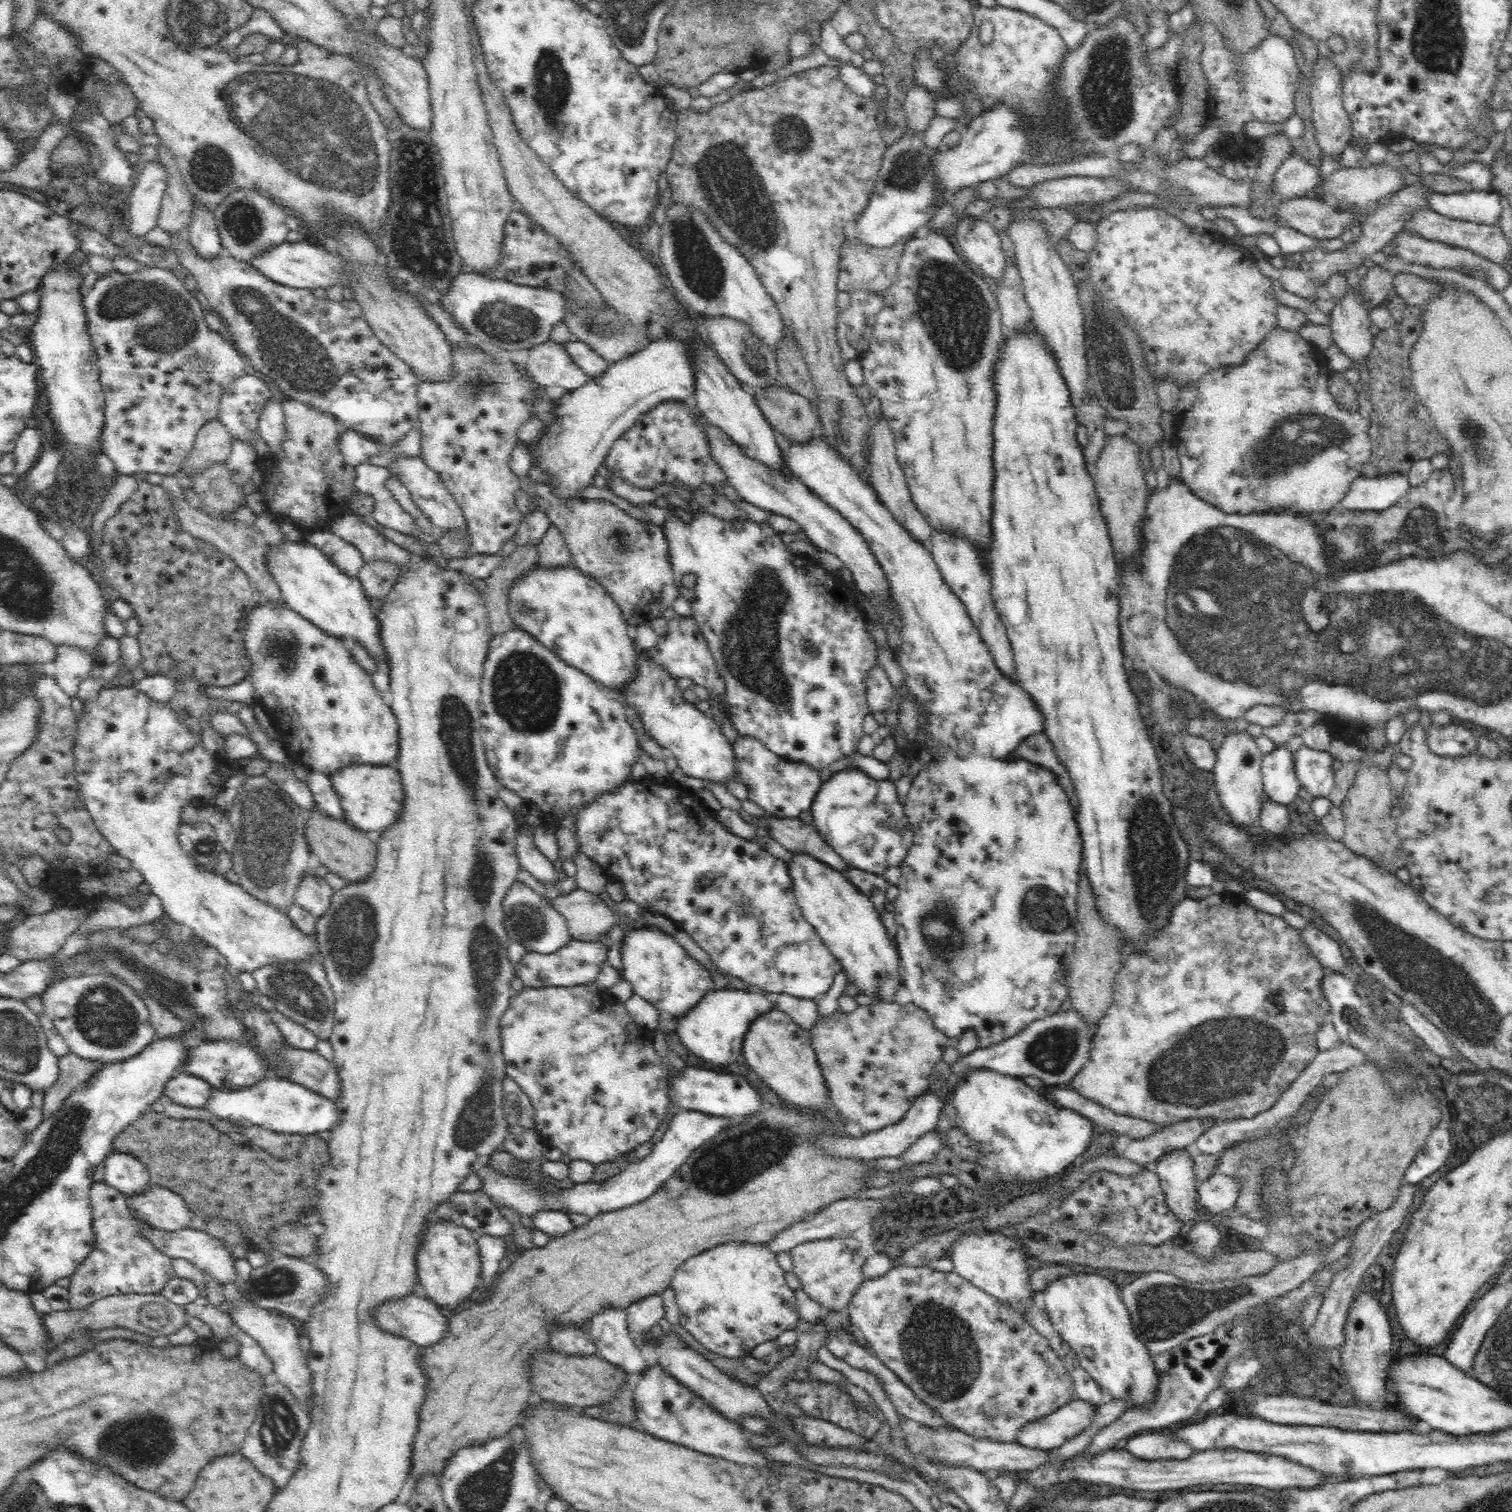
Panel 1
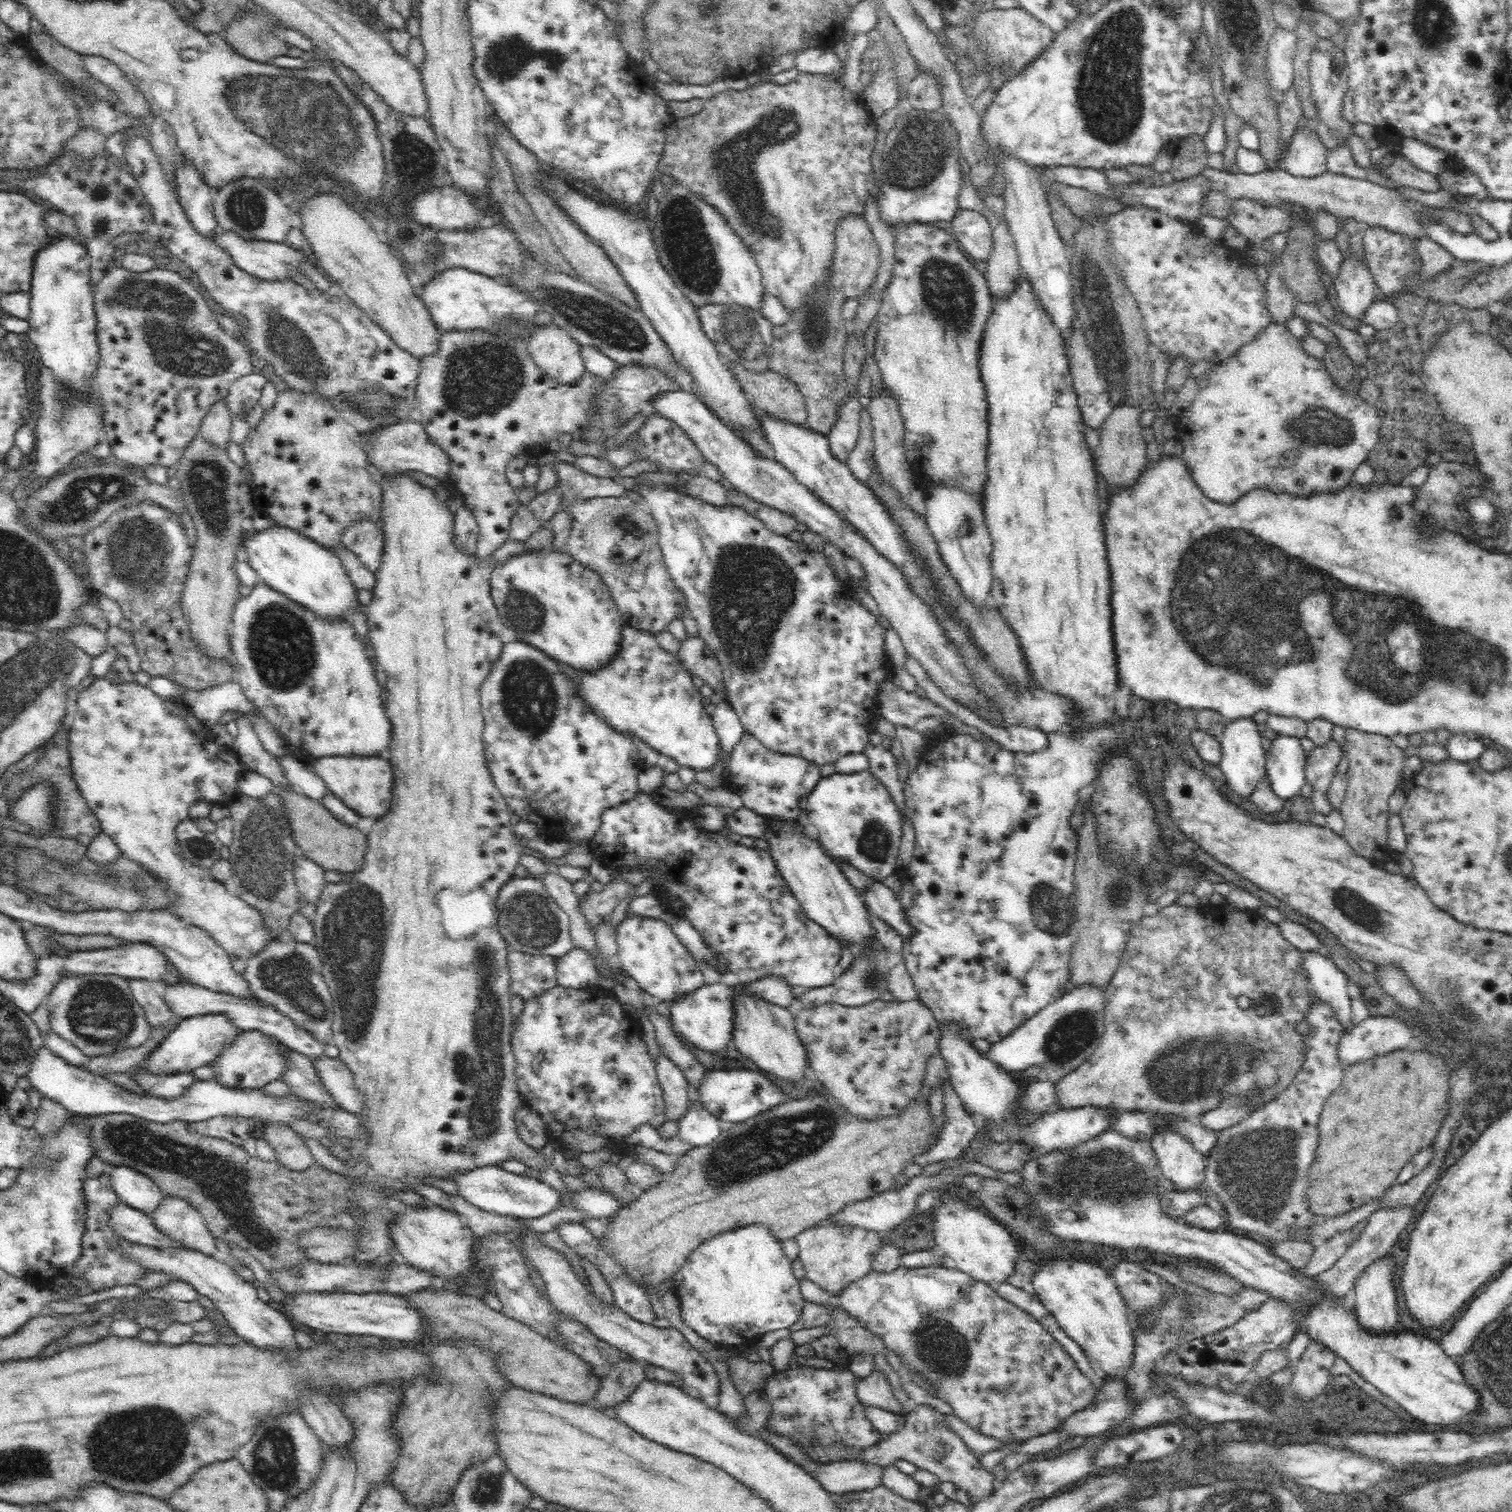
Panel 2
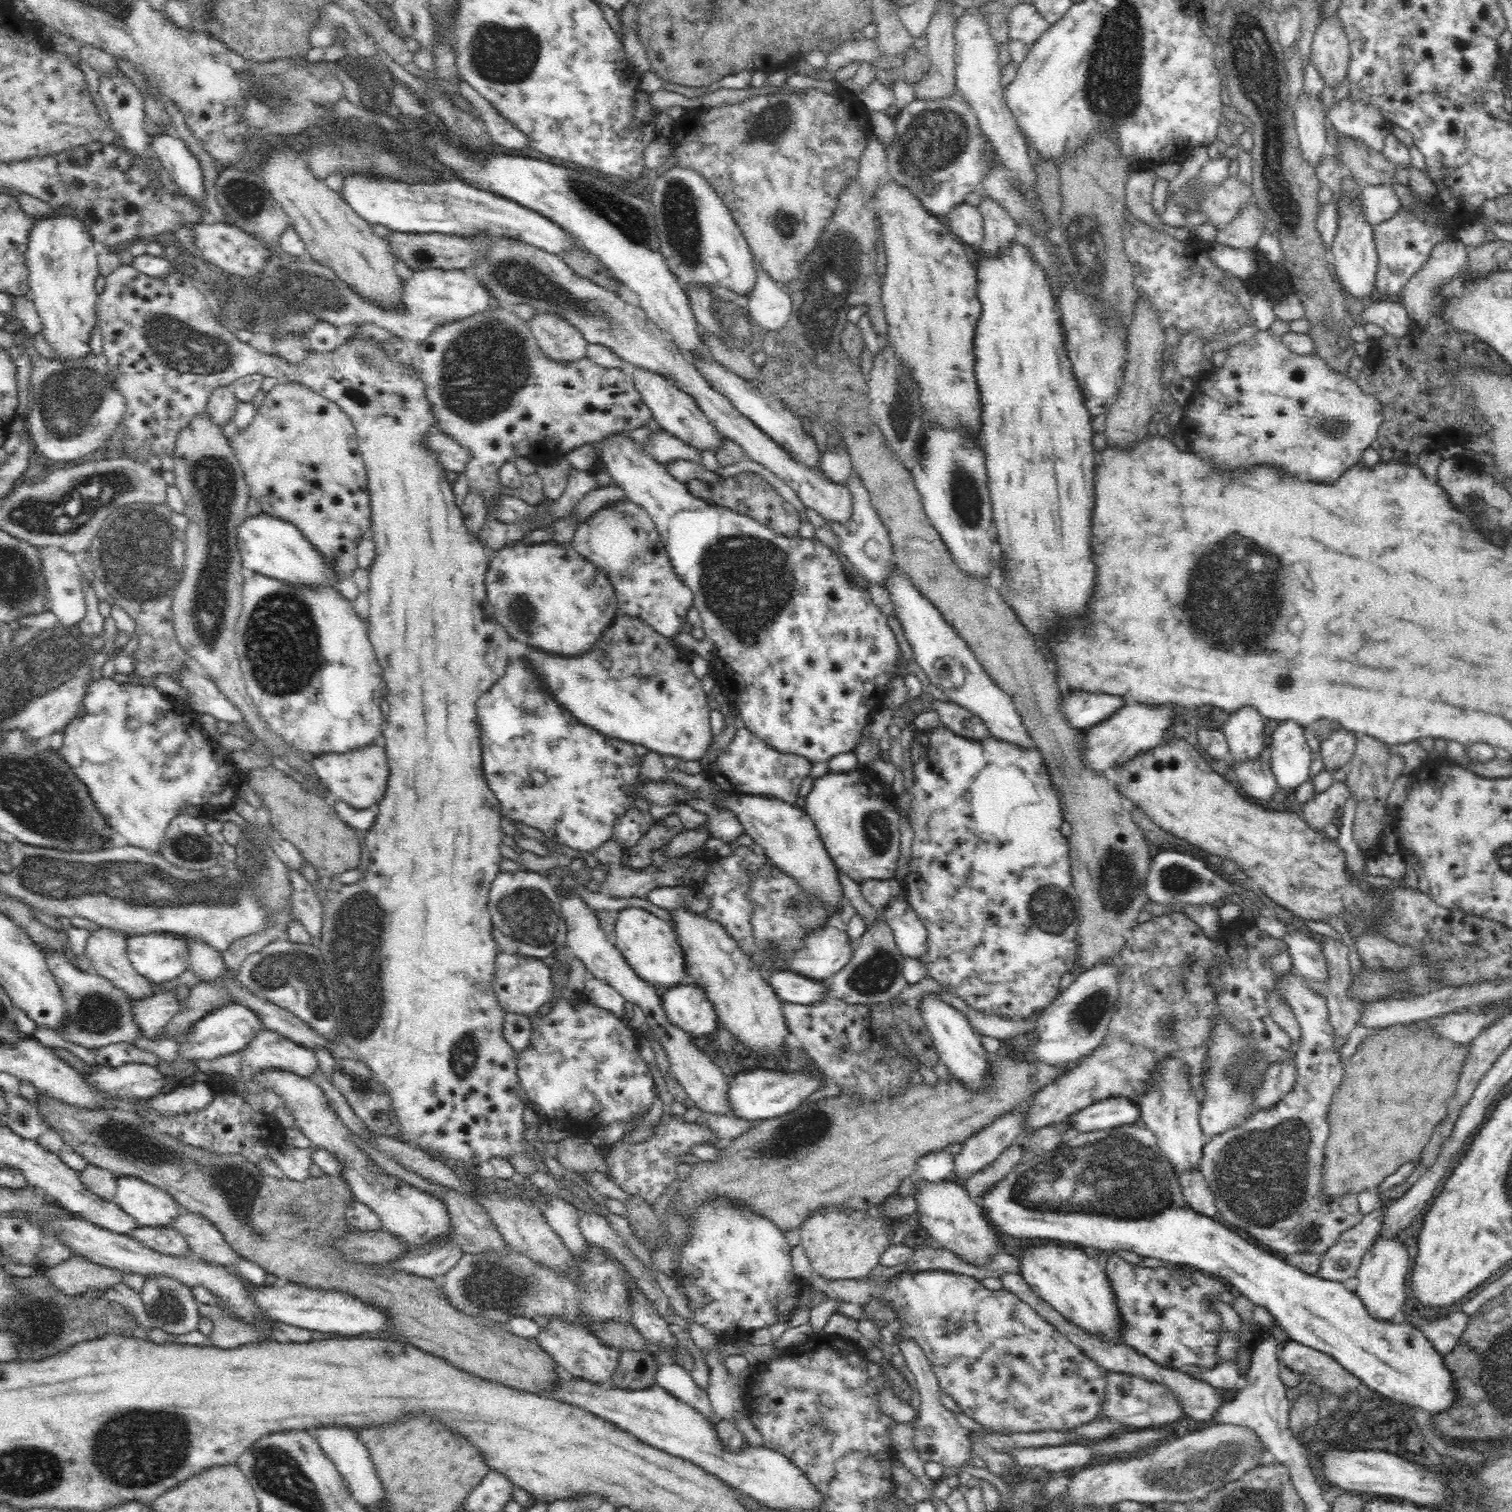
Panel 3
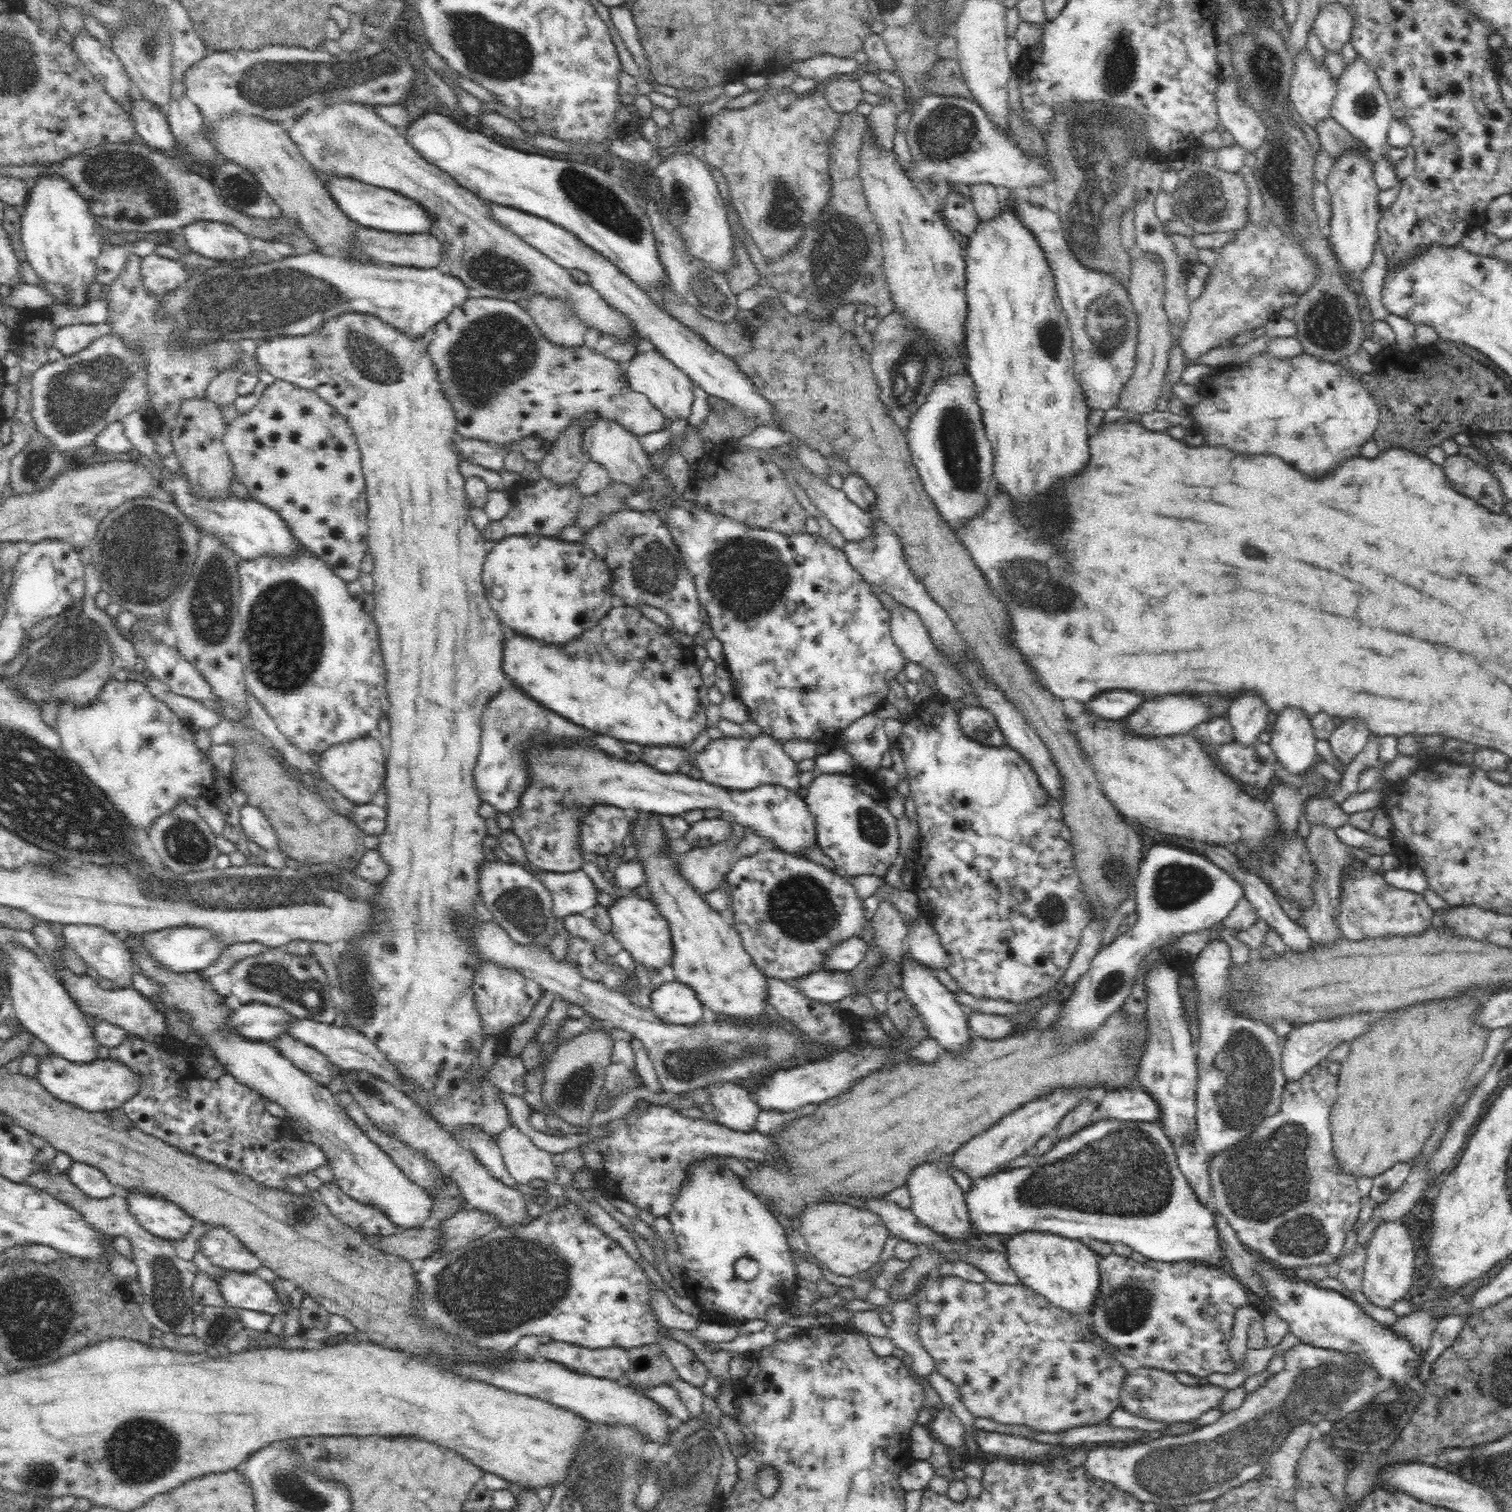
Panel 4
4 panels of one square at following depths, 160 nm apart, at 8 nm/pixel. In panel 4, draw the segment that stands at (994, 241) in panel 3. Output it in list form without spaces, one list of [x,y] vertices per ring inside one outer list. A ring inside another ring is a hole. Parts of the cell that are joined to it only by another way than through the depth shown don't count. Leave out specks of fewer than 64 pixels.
[[[973,183],[968,186],[978,219],[988,219],[995,216],[1005,199],[1010,196],[1010,190],[999,185]]]

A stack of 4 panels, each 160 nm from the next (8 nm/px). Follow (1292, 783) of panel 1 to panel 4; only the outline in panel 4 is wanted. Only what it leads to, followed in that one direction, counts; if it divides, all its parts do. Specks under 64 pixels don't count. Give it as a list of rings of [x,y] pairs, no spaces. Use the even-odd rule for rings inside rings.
[[[1286,706],[1278,713],[1270,734],[1274,755],[1290,772],[1302,774],[1316,762],[1316,734],[1304,709]]]

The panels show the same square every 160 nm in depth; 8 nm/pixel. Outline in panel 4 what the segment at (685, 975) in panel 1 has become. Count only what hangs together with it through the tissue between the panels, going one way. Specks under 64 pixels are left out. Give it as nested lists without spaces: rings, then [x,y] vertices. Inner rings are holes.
[[[636,889],[622,891],[618,897],[613,898],[607,911],[611,922],[610,931],[624,949],[631,953],[635,961],[645,965],[650,971],[669,964],[672,944],[668,921],[661,915],[657,904],[650,896],[640,895]]]

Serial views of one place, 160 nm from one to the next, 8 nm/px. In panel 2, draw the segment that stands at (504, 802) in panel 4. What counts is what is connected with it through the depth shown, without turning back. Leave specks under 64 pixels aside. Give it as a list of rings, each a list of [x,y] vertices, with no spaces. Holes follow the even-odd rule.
[[[518,640],[515,643],[506,643],[502,653],[502,660],[492,670],[490,678],[488,678],[480,690],[479,704],[481,705],[480,710],[483,714],[485,725],[483,729],[485,757],[492,780],[504,798],[510,814],[517,814],[521,821],[536,823],[540,835],[547,836],[551,839],[567,841],[571,844],[581,842],[590,844],[601,831],[603,814],[608,812],[608,810],[624,805],[626,802],[633,801],[640,794],[641,791],[638,788],[638,784],[640,784],[638,782],[638,774],[640,774],[640,768],[638,768],[639,751],[636,749],[633,740],[623,734],[617,734],[604,722],[601,722],[598,717],[590,713],[590,709],[587,709],[584,702],[579,700],[579,697],[575,694],[573,688],[571,688],[569,678],[560,672],[558,663],[551,660],[540,649]]]

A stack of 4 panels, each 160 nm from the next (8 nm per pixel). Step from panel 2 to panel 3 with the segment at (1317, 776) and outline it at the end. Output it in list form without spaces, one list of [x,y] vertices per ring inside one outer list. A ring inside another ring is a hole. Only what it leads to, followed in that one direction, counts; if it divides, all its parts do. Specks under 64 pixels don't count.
[[[1344,729],[1336,730],[1327,740],[1321,742],[1321,756],[1325,769],[1333,773],[1338,769],[1348,768],[1360,736],[1354,731]]]

